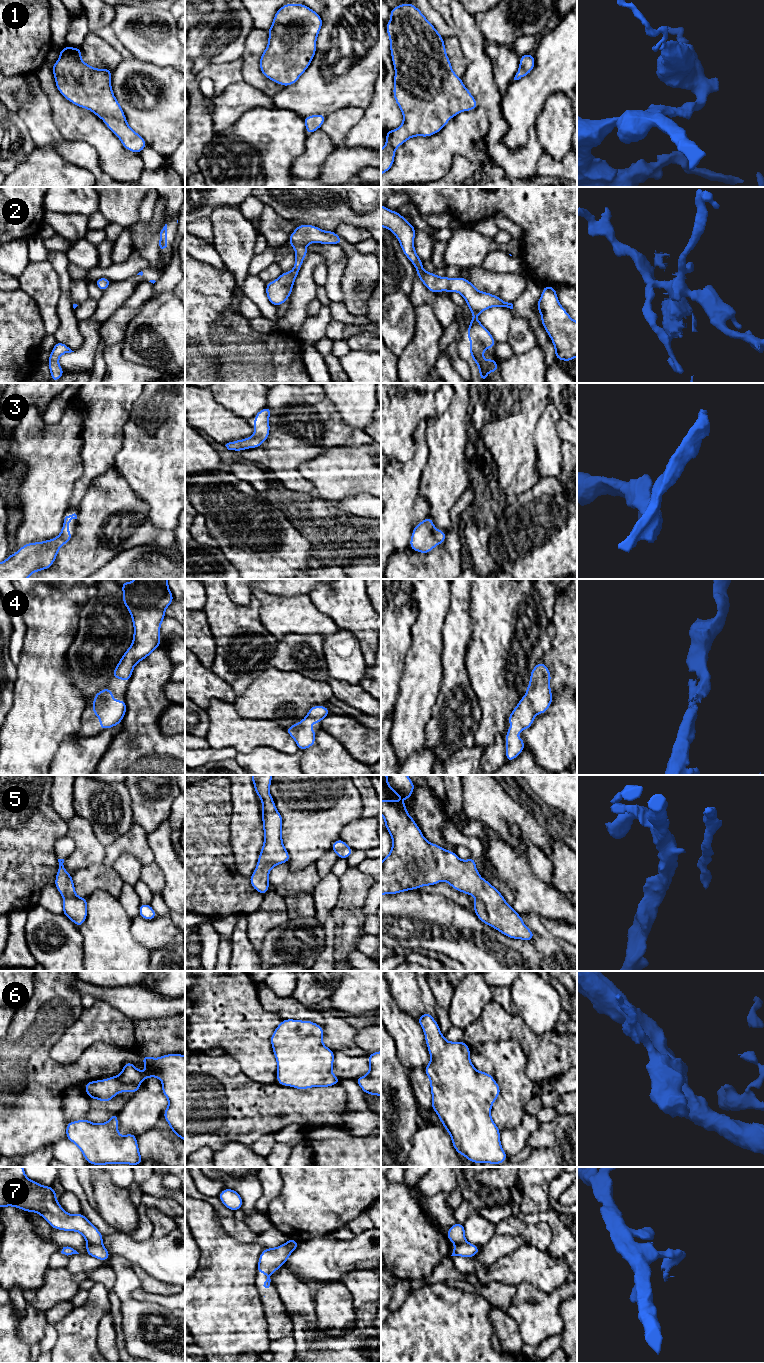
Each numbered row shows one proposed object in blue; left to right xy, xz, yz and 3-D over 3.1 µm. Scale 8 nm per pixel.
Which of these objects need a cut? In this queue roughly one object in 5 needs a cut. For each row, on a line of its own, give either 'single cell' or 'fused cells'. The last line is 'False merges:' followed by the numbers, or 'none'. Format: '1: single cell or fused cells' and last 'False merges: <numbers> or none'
1: single cell
2: single cell
3: single cell
4: single cell
5: single cell
6: single cell
7: fused cells
False merges: 7

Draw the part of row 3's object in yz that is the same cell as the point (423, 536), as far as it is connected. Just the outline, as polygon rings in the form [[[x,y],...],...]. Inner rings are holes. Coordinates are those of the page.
[[[427,517],[418,523],[412,531],[410,539],[410,549],[427,554],[439,544],[443,544],[446,539],[446,532],[434,527],[433,519]]]

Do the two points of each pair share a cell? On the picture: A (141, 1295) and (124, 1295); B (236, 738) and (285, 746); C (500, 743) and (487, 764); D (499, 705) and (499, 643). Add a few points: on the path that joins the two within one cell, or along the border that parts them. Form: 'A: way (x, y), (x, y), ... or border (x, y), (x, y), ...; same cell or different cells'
A: border (131, 1292), (135, 1299), (154, 1303); different cells
B: way (248, 738), (273, 738); same cell
C: way (498, 748), (492, 759); same cell
D: way (499, 690), (499, 658); same cell

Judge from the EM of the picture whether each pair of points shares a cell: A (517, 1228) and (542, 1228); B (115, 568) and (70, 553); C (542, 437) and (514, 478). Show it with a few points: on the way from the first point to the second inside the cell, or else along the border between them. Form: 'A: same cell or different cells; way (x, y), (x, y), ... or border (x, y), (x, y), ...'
A: same cell; way (523, 1229), (536, 1229)
B: different cells; border (124, 551), (115, 555), (99, 568)
C: same cell; way (532, 447), (522, 457), (519, 468)

